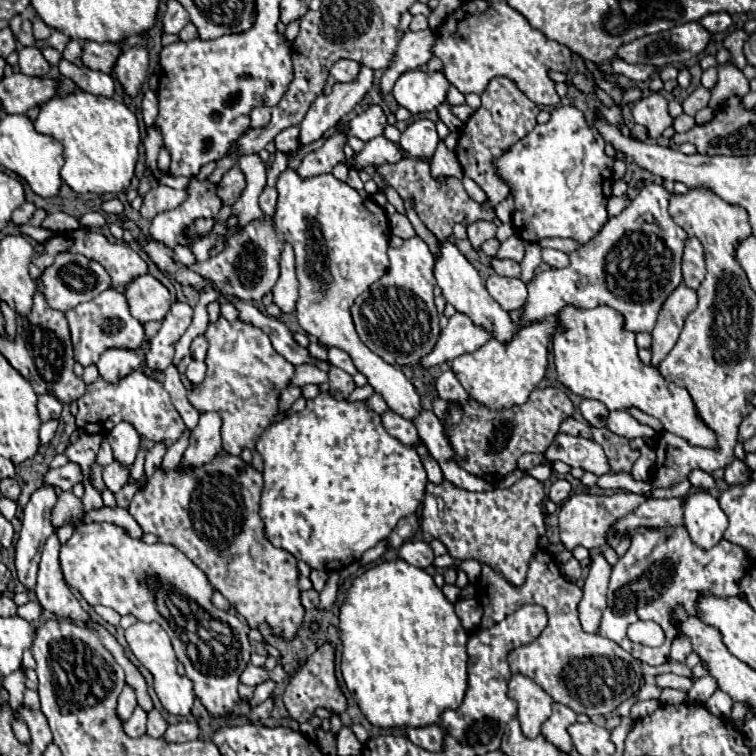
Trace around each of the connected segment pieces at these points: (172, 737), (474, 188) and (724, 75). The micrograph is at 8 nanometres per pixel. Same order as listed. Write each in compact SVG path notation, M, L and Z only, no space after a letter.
M178 722L168 726L168 730L162 736L166 742L176 744L176 742L186 742L186 740L196 740L200 738L200 728L196 722Z
M466 178L466 180L462 180L464 184L466 184L466 190L472 194L472 198L478 202L478 204L484 204L488 198L486 198L486 194L484 194L484 190L474 182L474 180L470 180L470 178Z
M726 62L726 64L720 64L718 66L718 82L716 86L712 88L712 98L710 98L710 108L718 108L726 98L732 98L732 96L744 96L748 94L750 88L748 88L748 80L746 76L742 74L742 70L738 70L732 62Z

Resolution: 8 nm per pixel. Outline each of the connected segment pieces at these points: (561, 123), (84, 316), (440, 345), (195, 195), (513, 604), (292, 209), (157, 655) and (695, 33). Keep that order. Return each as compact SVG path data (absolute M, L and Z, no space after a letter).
M558 106L546 124L538 124L526 138L518 140L508 152L496 160L498 174L510 182L516 192L516 208L512 214L514 232L526 242L538 242L544 238L574 238L580 244L588 244L600 228L608 222L606 202L612 196L612 166L614 160L604 154L606 142L596 128L574 106Z
M116 288L104 290L98 294L98 298L92 298L90 302L82 302L66 312L68 324L70 324L70 336L74 344L74 356L76 362L80 362L84 368L90 364L96 364L100 354L104 354L110 348L122 348L122 350L140 350L142 342L146 338L144 324L138 322L128 308L126 296L118 292Z
M456 312L448 320L448 326L442 328L434 350L430 354L426 354L426 358L422 358L422 362L418 362L418 366L412 366L412 368L438 366L442 362L454 360L456 356L460 356L464 352L478 350L488 340L490 340L490 334L484 328L474 326L468 316Z
M192 180L188 186L188 198L174 210L158 214L152 220L150 234L154 240L174 248L176 244L188 244L190 240L182 234L186 226L190 226L196 218L212 218L220 212L222 202L216 196L216 188L210 186L206 180Z
M546 550L536 552L534 560L530 562L526 582L518 588L508 584L504 576L494 572L490 566L482 566L482 574L478 580L478 602L482 604L484 620L490 618L494 622L500 622L520 606L534 602L548 614L548 624L542 634L534 642L514 648L508 654L512 674L524 674L532 678L556 704L564 704L576 714L586 714L590 718L608 716L626 698L636 694L642 680L640 662L626 650L622 650L616 642L598 634L586 634L580 628L576 610L580 598L582 590L560 574L558 564Z
M284 170L278 178L276 190L278 190L278 206L274 214L274 224L276 224L276 230L282 234L282 238L288 244L292 244L296 252L296 274L300 282L300 298L296 304L296 314L298 314L300 326L306 330L308 336L314 336L326 348L334 346L348 352L358 372L362 372L368 378L368 384L386 400L390 410L394 410L406 420L414 420L422 412L420 396L416 388L400 368L384 362L378 354L374 354L370 348L366 348L360 342L350 318L350 306L356 300L356 296L368 290L368 286L380 280L388 270L390 262L388 262L386 250L390 240L390 226L388 226L386 212L374 200L362 198L354 188L334 178L332 174L320 174L304 180L294 170Z
M136 622L134 626L126 628L126 640L136 658L152 672L154 676L154 690L162 702L162 706L174 716L188 716L194 704L194 690L192 682L186 676L178 676L176 672L176 654L170 644L168 634L158 626L158 622Z
M688 22L682 26L674 26L666 32L648 34L648 36L636 38L634 42L622 44L618 48L616 56L628 64L650 64L650 66L662 68L662 66L668 66L674 62L688 62L690 58L696 58L706 48L708 42L710 42L710 32L704 26L700 26L700 22Z

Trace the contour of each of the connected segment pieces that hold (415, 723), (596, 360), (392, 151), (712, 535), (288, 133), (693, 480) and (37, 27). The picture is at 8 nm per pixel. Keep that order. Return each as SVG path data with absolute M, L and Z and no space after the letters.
M396 560L382 562L358 576L348 590L348 600L340 608L340 636L344 644L344 682L370 724L378 728L432 726L440 720L444 710L456 710L462 704L468 686L468 632L458 620L454 604L446 600L426 570Z
M566 306L560 310L554 320L562 326L560 332L552 336L552 354L554 366L560 382L574 394L590 400L600 400L608 410L628 410L630 406L640 408L642 412L658 418L664 430L686 438L692 446L716 448L714 432L698 418L690 394L664 380L662 374L644 366L638 358L636 336L624 330L622 316L608 308L598 306L592 310L578 310L578 306Z
M376 136L372 140L366 142L364 150L360 154L356 154L356 164L354 168L364 168L368 164L374 164L374 166L380 166L380 164L394 164L398 160L402 160L404 154L400 150L400 146L396 142L390 142L388 138L384 136Z
M692 492L684 504L684 526L694 544L700 548L712 548L724 536L728 518L718 506L718 500L708 492Z
M290 126L286 130L282 130L276 138L274 138L276 150L280 152L292 152L298 148L298 126Z
M694 470L690 474L690 484L696 488L696 490L710 490L716 486L716 480L712 478L712 474L708 472L702 472L702 470Z
M39 16L32 20L33 34L36 40L46 40L50 36L50 28L44 24Z

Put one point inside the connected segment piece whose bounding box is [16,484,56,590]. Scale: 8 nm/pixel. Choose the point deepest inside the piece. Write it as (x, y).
(36, 527)

